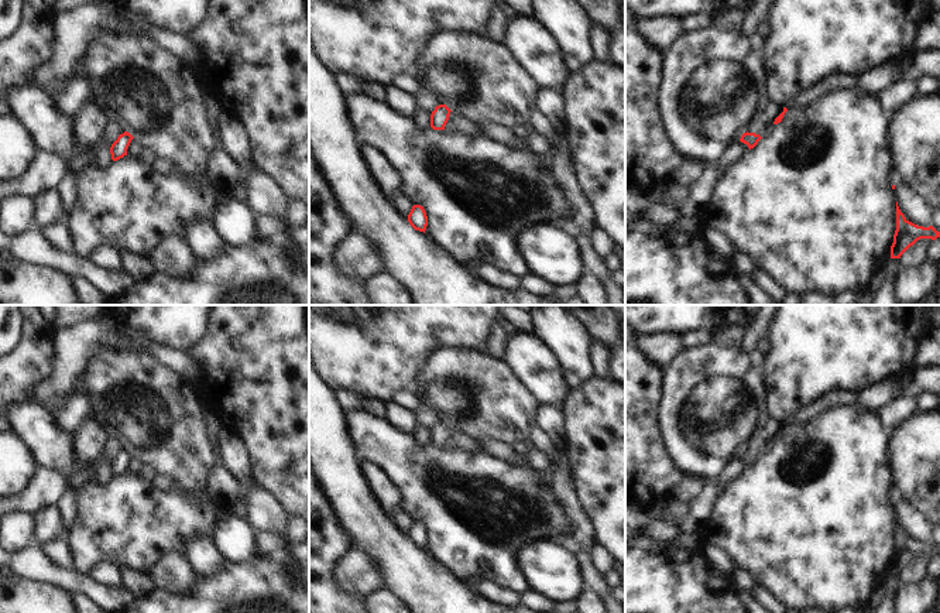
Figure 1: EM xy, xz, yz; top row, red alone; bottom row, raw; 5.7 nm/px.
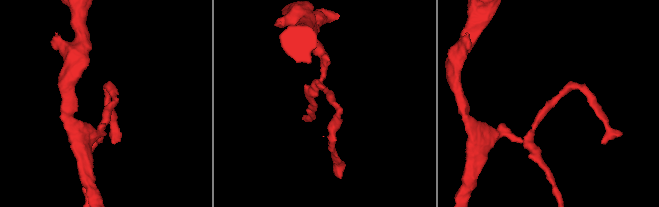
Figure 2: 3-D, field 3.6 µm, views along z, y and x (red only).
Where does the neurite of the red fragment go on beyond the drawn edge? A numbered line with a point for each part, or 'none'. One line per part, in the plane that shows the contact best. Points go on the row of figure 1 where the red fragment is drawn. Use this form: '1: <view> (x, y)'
none

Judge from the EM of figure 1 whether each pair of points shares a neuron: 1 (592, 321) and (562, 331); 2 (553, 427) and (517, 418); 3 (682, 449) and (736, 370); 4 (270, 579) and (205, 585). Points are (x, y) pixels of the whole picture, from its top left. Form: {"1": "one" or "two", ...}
{"1": "two", "2": "two", "3": "one", "4": "one"}

